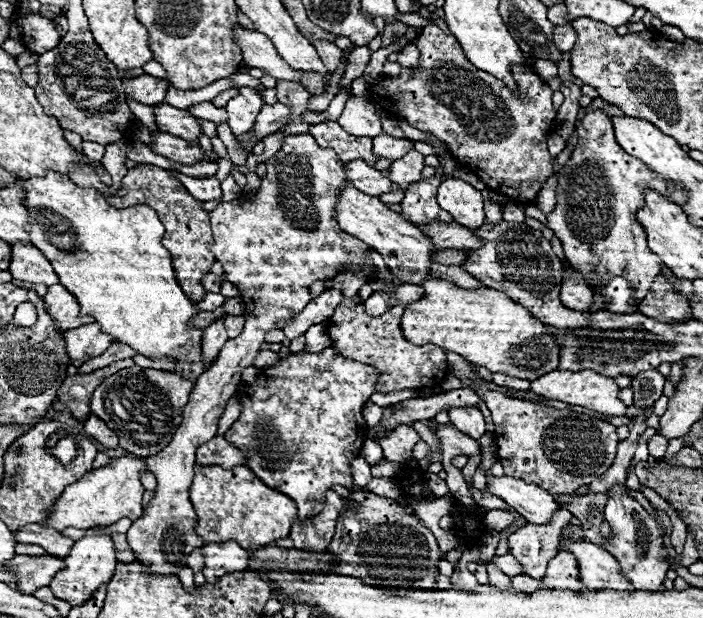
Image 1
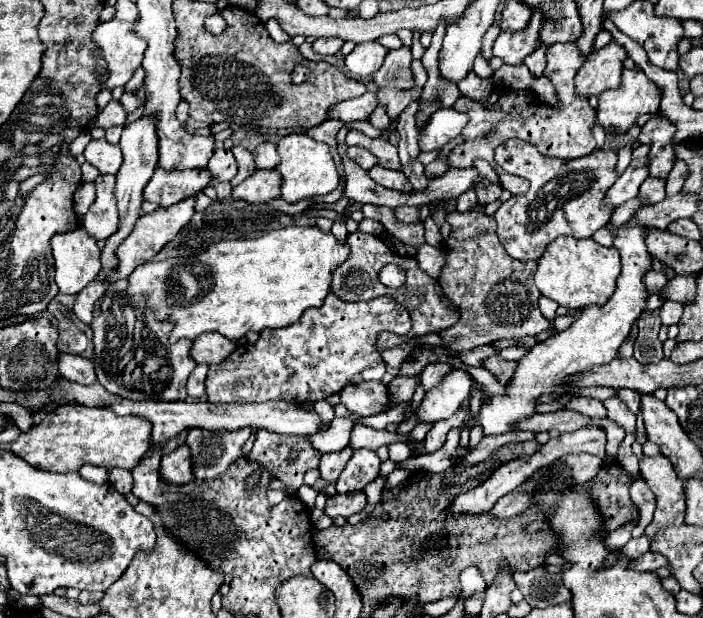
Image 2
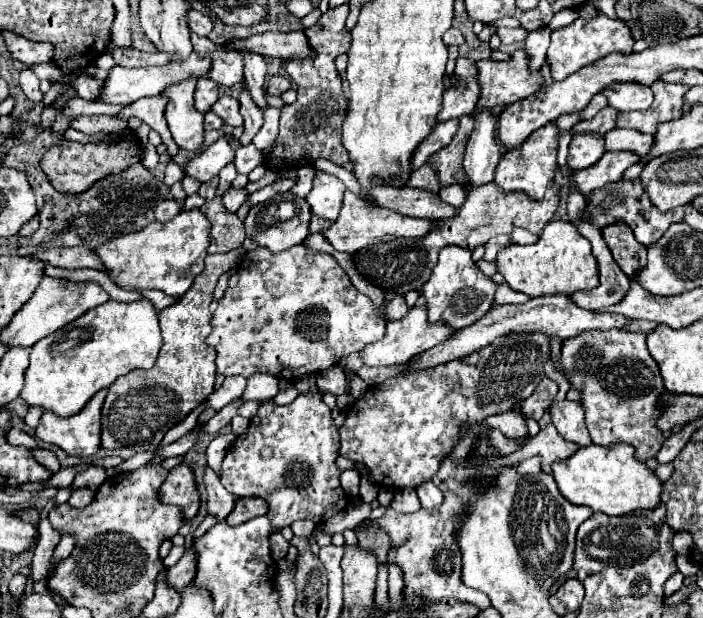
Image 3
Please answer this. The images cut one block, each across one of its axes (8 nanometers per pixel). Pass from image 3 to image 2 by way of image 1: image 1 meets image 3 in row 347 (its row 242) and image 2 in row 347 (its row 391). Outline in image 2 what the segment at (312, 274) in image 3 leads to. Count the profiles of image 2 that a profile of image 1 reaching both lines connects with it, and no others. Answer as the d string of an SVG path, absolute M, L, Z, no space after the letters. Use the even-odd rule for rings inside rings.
M206 332L194 340L192 346L192 358L198 364L220 364L224 362L232 352L236 350L236 342L228 340L226 336Z

